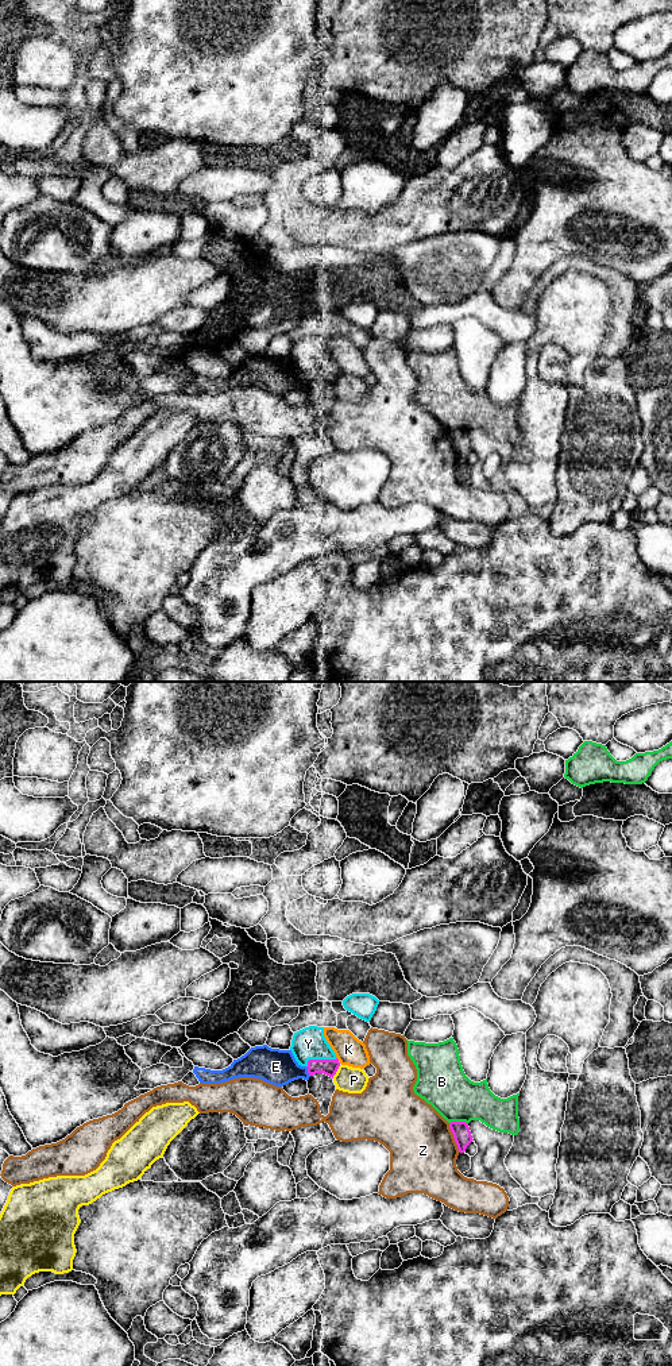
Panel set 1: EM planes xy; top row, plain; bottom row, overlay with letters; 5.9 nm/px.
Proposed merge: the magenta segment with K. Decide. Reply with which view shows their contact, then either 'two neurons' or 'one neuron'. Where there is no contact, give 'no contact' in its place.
no contact; two neurons

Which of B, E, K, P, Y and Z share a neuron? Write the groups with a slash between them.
B / E / K / P / Y / Z

